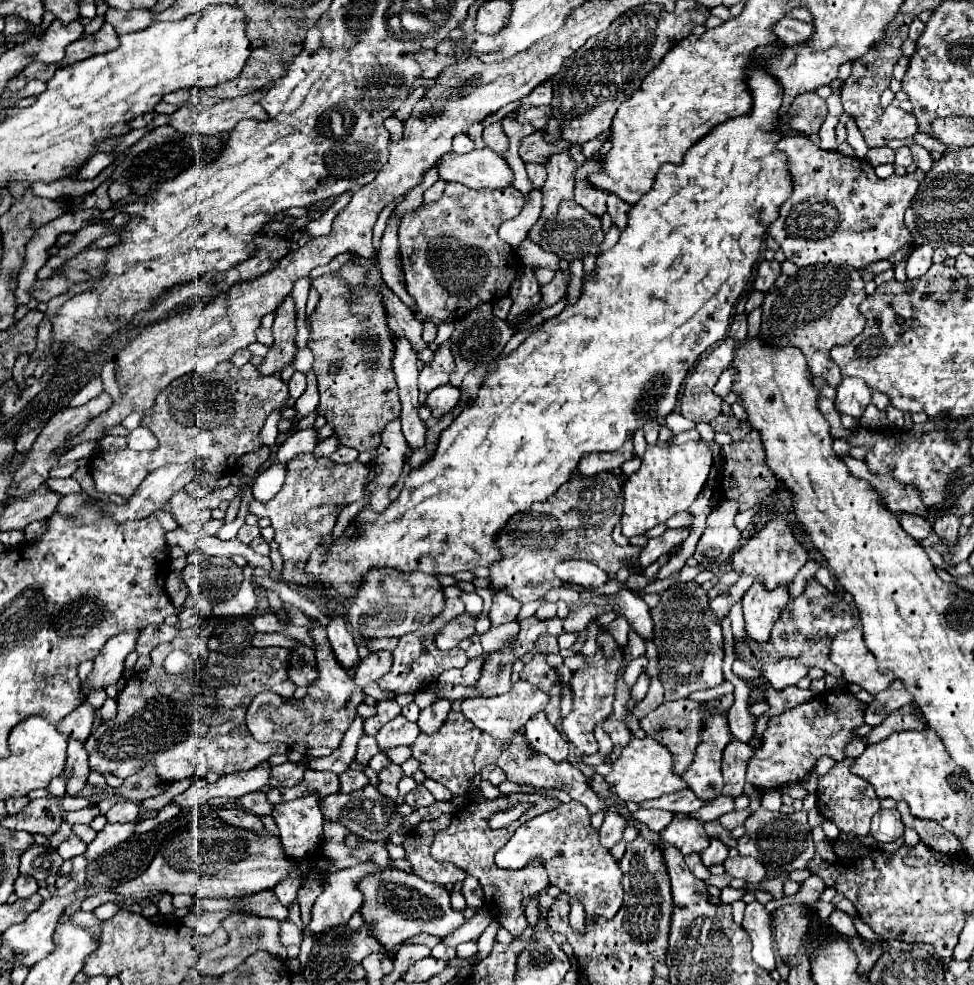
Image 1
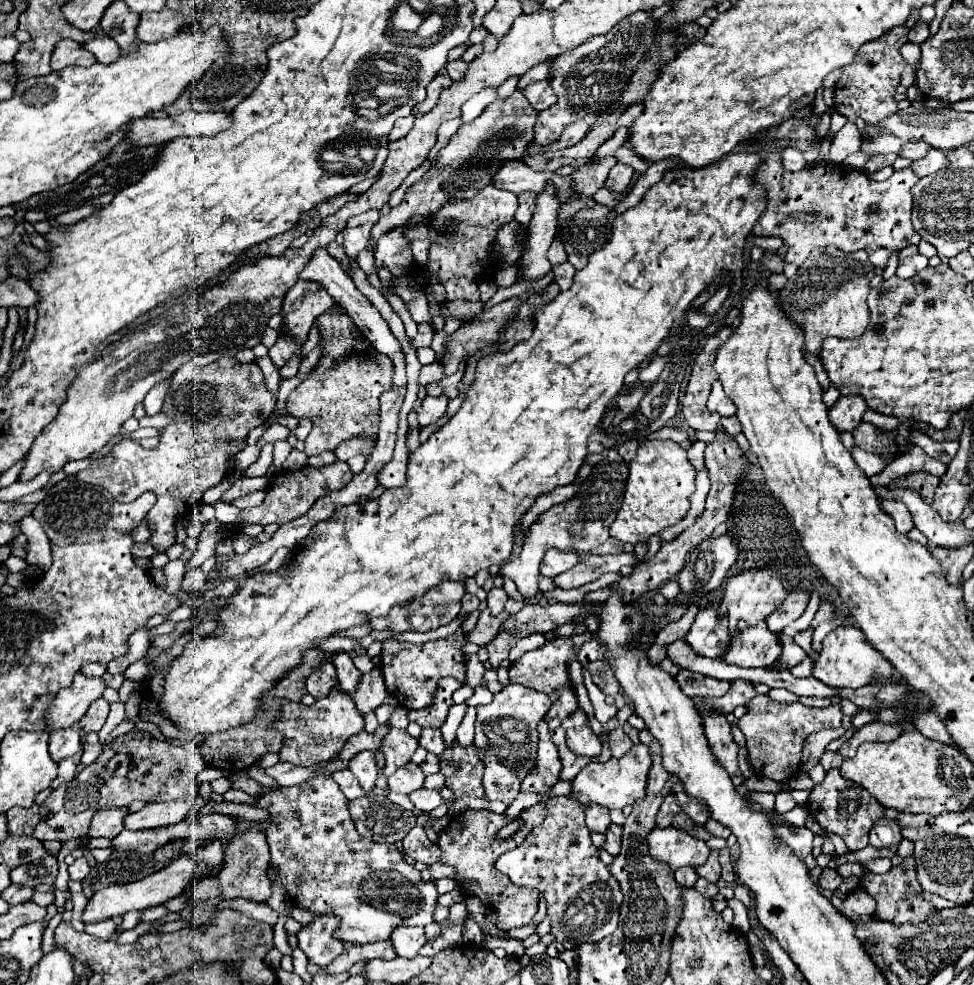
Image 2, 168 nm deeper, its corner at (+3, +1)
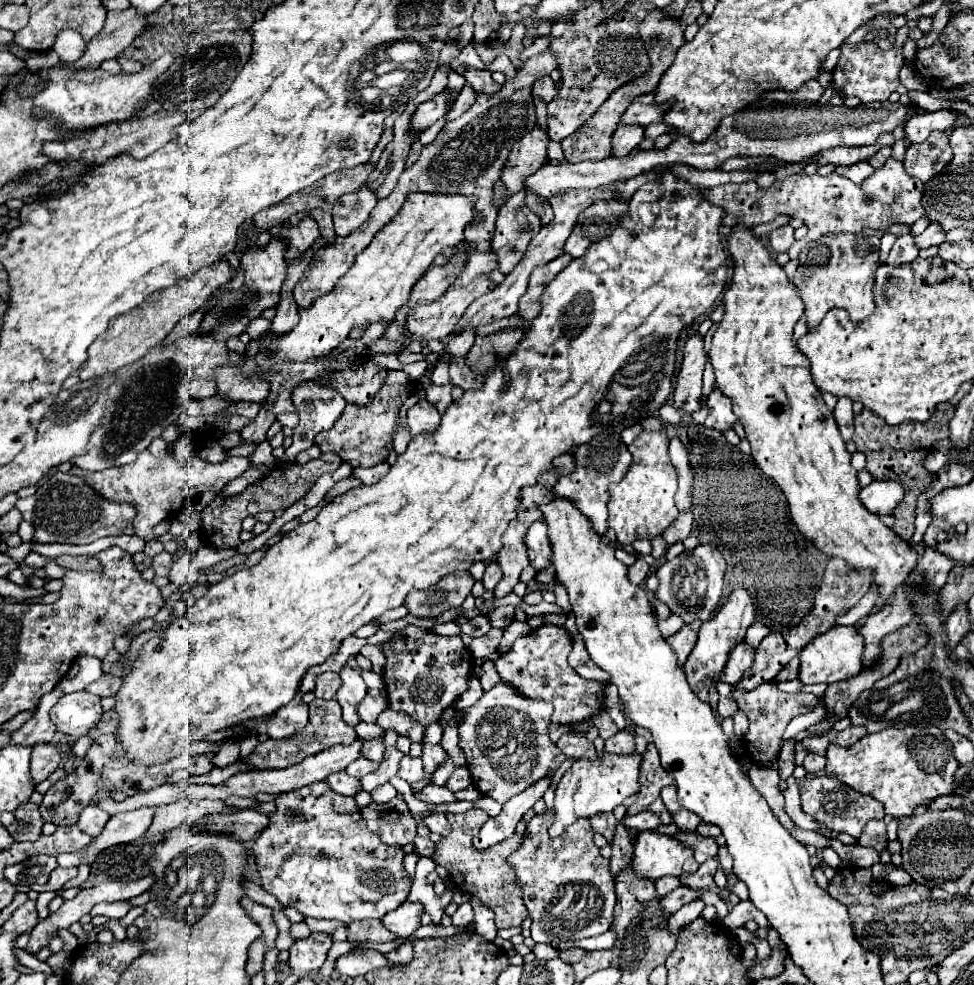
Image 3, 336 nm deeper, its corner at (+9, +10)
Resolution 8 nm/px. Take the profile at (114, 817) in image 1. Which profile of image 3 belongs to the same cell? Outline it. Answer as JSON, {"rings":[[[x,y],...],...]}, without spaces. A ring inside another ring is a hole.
{"rings":[[[91,804],[91,806],[87,806],[87,808],[79,814],[77,826],[81,828],[81,832],[85,832],[85,834],[89,834],[89,836],[95,838],[95,836],[101,834],[101,830],[103,830],[105,824],[107,824],[107,820],[109,820],[109,814],[103,812],[101,808],[97,808],[95,804]]]}

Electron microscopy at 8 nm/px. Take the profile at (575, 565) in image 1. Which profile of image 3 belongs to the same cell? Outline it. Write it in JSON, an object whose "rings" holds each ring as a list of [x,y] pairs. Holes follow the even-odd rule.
{"rings":[[[541,520],[529,526],[525,534],[525,546],[529,552],[529,562],[537,572],[551,564],[551,544],[547,538],[547,526]]]}

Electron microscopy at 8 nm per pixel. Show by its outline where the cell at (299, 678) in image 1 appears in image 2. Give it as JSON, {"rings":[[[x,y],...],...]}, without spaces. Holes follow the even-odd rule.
{"rings":[[[323,659],[319,663],[319,667],[315,667],[311,671],[311,675],[305,681],[307,685],[307,693],[313,697],[327,697],[327,693],[337,687],[337,675],[335,675],[335,667],[333,663],[329,663],[327,659]]]}

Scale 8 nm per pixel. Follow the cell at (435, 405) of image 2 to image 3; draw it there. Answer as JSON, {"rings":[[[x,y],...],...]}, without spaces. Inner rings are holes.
{"rings":[[[427,400],[417,402],[413,408],[407,410],[407,424],[411,428],[411,436],[419,434],[433,434],[439,428],[439,412]]]}

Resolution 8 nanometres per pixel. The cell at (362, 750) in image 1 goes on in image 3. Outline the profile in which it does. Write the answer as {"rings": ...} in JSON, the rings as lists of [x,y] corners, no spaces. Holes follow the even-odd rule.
{"rings":[[[359,758],[359,760],[355,760],[353,764],[349,764],[349,768],[347,768],[345,772],[347,772],[349,776],[361,780],[365,774],[369,774],[369,772],[373,772],[373,770],[377,770],[377,762],[369,762],[369,760],[365,760],[365,758]]]}

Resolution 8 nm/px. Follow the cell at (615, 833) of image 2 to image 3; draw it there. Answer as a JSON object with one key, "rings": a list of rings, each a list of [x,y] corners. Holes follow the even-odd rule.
{"rings":[[[619,824],[617,832],[615,832],[615,840],[611,842],[613,848],[613,856],[611,856],[611,874],[613,878],[625,870],[629,866],[629,862],[633,860],[633,850],[635,850],[635,836],[631,834],[629,838],[629,830]]]}

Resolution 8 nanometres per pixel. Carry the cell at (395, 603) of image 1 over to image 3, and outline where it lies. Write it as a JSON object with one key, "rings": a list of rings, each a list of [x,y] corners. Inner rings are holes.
{"rings":[[[467,570],[451,572],[449,576],[443,576],[433,588],[427,588],[425,592],[411,592],[405,600],[405,606],[417,618],[437,618],[445,610],[459,608],[471,594],[473,584],[475,580]]]}

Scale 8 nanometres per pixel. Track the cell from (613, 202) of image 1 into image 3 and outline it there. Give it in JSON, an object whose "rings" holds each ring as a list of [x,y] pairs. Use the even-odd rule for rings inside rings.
{"rings":[[[621,122],[613,134],[613,156],[627,156],[645,138],[645,126]]]}

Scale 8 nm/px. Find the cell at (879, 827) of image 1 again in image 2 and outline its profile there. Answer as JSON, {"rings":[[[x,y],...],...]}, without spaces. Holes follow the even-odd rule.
{"rings":[[[881,817],[873,827],[871,827],[871,833],[869,833],[869,845],[881,849],[881,847],[895,847],[899,845],[901,841],[901,833],[899,833],[899,825],[897,821],[893,819],[887,819],[887,817]]]}

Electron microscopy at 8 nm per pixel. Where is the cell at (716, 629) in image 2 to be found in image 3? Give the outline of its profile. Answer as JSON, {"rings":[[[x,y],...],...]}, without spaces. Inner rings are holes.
{"rings":[[[701,622],[683,626],[677,634],[673,634],[673,636],[667,638],[667,642],[669,642],[669,644],[673,646],[673,650],[677,652],[677,656],[679,656],[679,664],[681,664],[681,666],[685,664],[689,652],[693,650],[693,646],[695,646],[695,642],[697,642],[697,630],[699,630],[699,624],[701,624]]]}

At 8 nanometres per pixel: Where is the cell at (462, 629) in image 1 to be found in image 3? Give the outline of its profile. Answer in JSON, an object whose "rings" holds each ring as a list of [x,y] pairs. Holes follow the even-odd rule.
{"rings":[[[499,606],[493,612],[489,612],[487,616],[489,616],[493,628],[503,628],[505,630],[515,620],[515,608],[513,606]]]}

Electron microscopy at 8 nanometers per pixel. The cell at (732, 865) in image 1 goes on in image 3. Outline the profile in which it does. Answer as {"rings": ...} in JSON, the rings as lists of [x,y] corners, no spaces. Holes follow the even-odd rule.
{"rings":[[[677,832],[677,834],[673,834],[673,838],[675,838],[677,842],[687,844],[687,848],[693,850],[693,858],[695,858],[699,864],[703,864],[703,862],[709,860],[709,858],[717,858],[717,850],[719,850],[719,848],[717,848],[717,844],[715,844],[713,838],[703,838],[703,836],[699,836],[697,832],[687,832],[687,834]]]}

